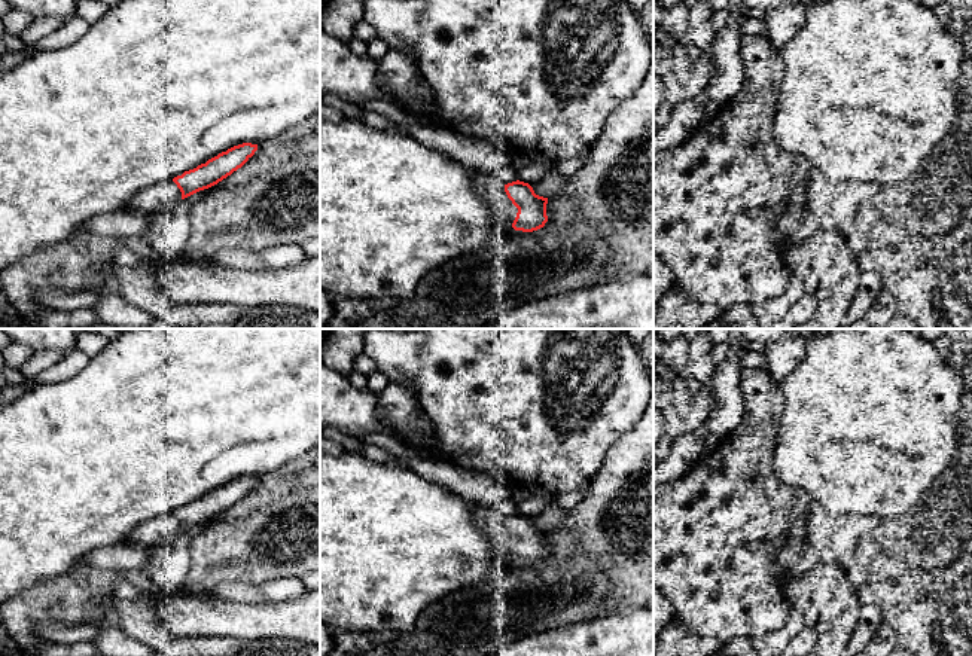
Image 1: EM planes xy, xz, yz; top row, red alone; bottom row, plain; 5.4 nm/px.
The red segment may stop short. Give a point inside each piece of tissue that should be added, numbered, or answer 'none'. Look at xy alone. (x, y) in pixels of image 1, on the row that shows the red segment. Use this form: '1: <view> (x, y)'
1: xy (152, 201)

